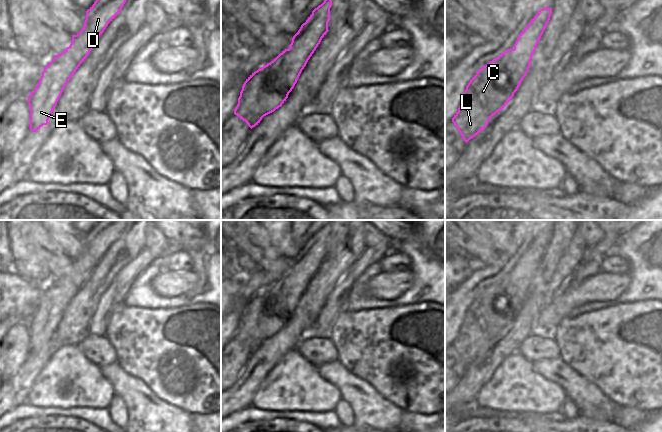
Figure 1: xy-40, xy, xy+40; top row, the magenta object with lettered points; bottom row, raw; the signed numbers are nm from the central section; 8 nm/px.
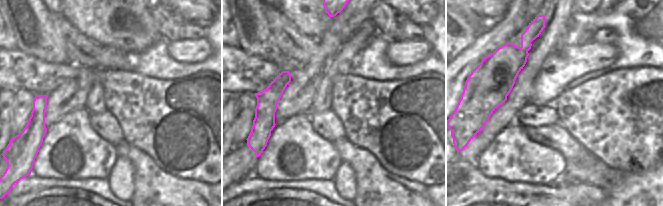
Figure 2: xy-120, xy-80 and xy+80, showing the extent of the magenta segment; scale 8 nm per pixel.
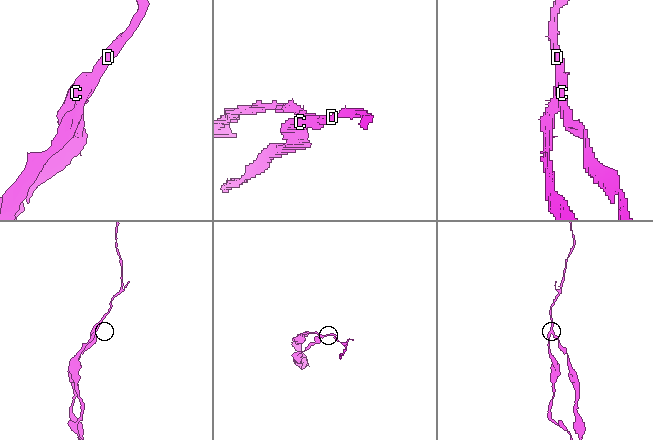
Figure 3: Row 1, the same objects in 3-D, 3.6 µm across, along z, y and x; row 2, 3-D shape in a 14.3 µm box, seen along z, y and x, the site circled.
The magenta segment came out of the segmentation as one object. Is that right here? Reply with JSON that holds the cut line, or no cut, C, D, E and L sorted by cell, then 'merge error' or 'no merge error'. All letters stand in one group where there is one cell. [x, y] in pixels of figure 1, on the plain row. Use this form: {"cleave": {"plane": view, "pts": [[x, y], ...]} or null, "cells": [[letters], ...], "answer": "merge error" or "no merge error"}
{"cleave": {"plane": "xy", "pts": [[289, 273], [286, 284], [270, 296], [264, 310], [265, 317]]}, "cells": [["C", "L"], ["D", "E"]], "answer": "merge error"}

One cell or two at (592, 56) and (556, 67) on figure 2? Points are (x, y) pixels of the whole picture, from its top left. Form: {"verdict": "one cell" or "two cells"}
{"verdict": "one cell"}

